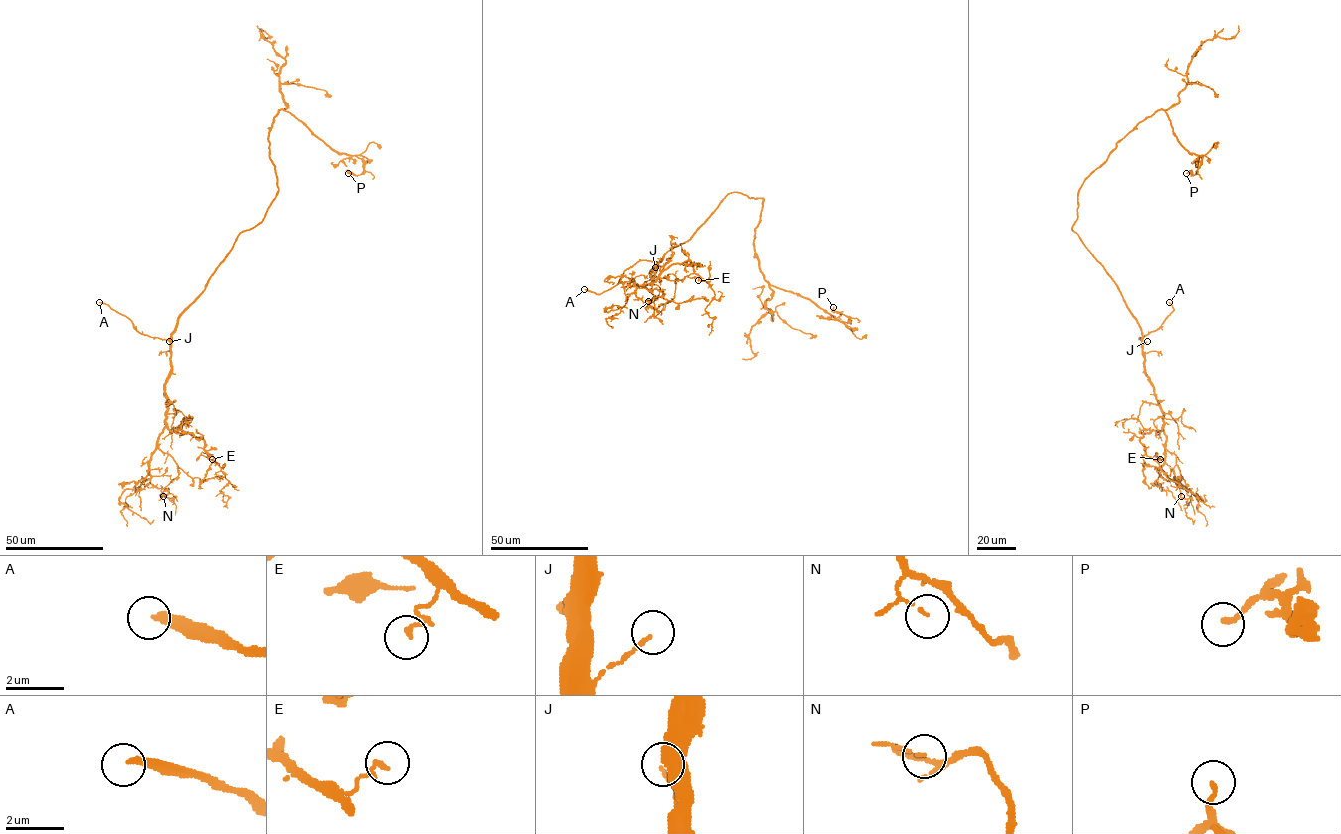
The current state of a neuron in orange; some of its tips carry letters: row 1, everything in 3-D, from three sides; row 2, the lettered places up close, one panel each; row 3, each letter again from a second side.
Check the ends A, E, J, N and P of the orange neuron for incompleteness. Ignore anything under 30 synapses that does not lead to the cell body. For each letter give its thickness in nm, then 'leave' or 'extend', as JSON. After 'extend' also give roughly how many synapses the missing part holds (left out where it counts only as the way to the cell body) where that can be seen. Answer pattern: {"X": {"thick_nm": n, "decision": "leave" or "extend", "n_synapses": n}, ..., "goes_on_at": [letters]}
{"A": {"thick_nm": 220, "decision": "extend"}, "E": {"thick_nm": 110, "decision": "leave"}, "J": {"thick_nm": 110, "decision": "leave"}, "N": {"thick_nm": 60, "decision": "leave"}, "P": {"thick_nm": 170, "decision": "leave"}, "goes_on_at": ["A"]}

